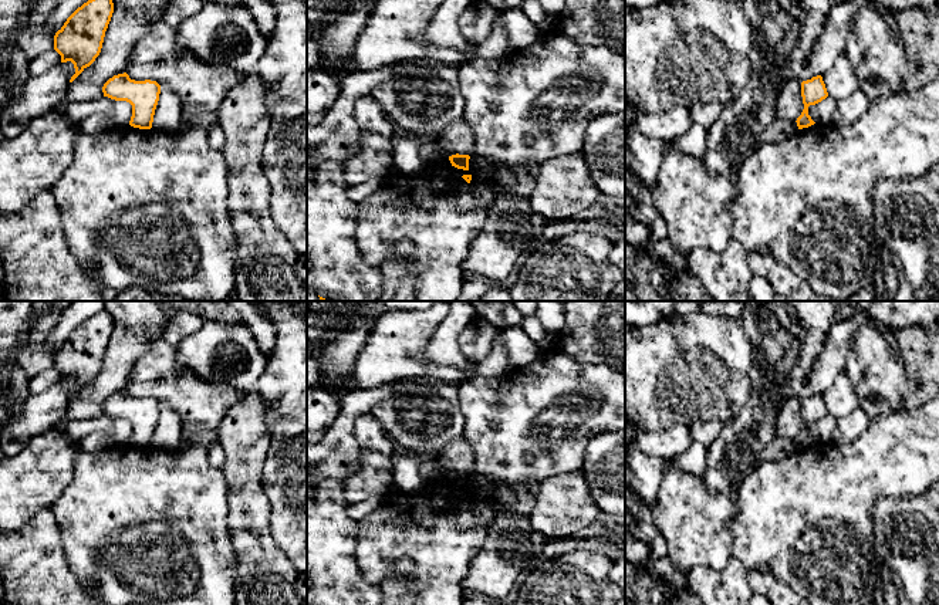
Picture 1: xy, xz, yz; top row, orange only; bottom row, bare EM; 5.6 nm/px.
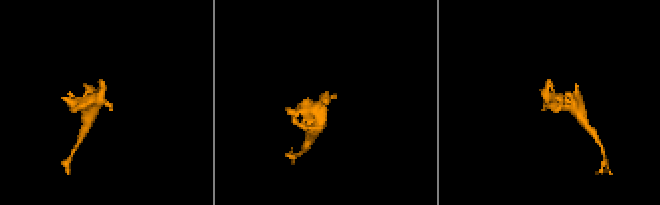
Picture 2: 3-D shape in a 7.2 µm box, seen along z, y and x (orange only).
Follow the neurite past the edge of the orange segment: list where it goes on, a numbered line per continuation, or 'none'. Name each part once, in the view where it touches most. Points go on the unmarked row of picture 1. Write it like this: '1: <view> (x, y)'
none

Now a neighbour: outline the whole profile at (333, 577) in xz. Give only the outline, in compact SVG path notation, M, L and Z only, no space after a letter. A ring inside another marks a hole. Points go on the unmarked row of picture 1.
M324 480L315 489L314 504L307 507L307 605L382 605L382 588L369 584L357 564L358 521L347 513L341 483Z

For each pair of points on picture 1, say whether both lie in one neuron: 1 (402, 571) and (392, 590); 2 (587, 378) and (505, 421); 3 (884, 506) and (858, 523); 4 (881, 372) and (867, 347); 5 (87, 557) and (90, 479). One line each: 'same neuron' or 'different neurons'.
1: same neuron
2: same neuron
3: different neurons
4: same neuron
5: same neuron

